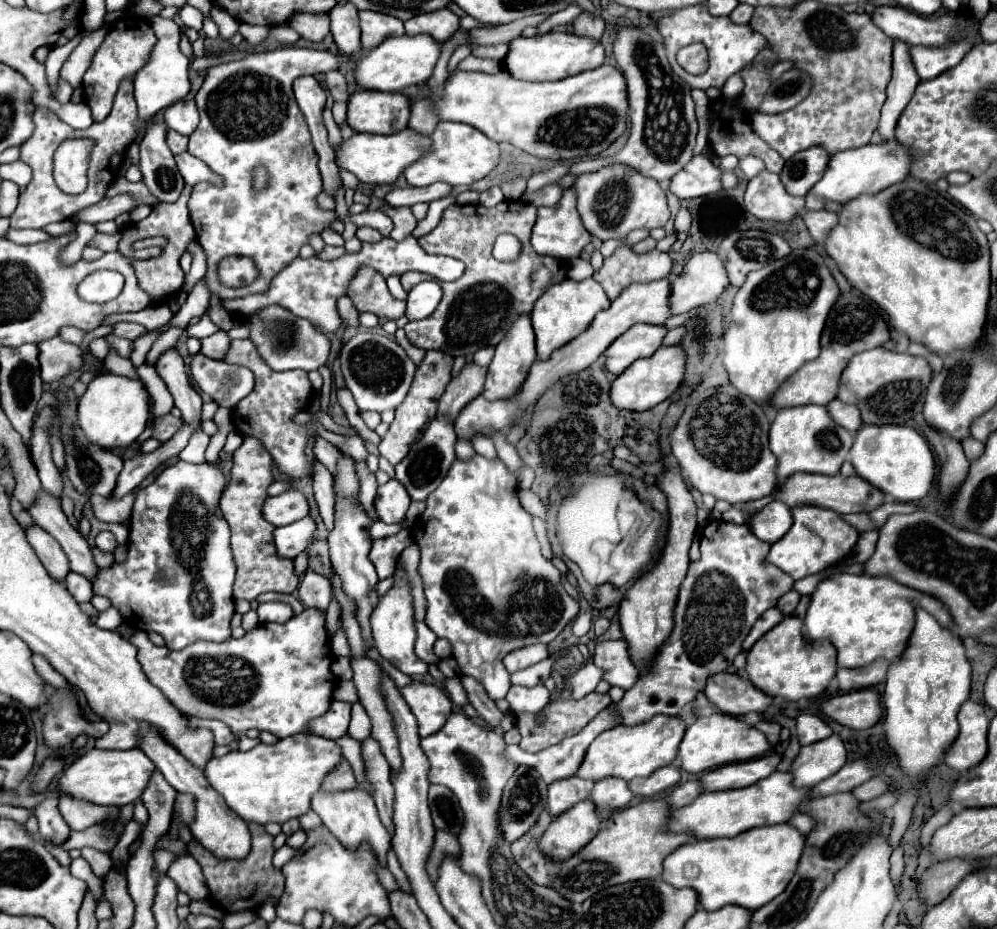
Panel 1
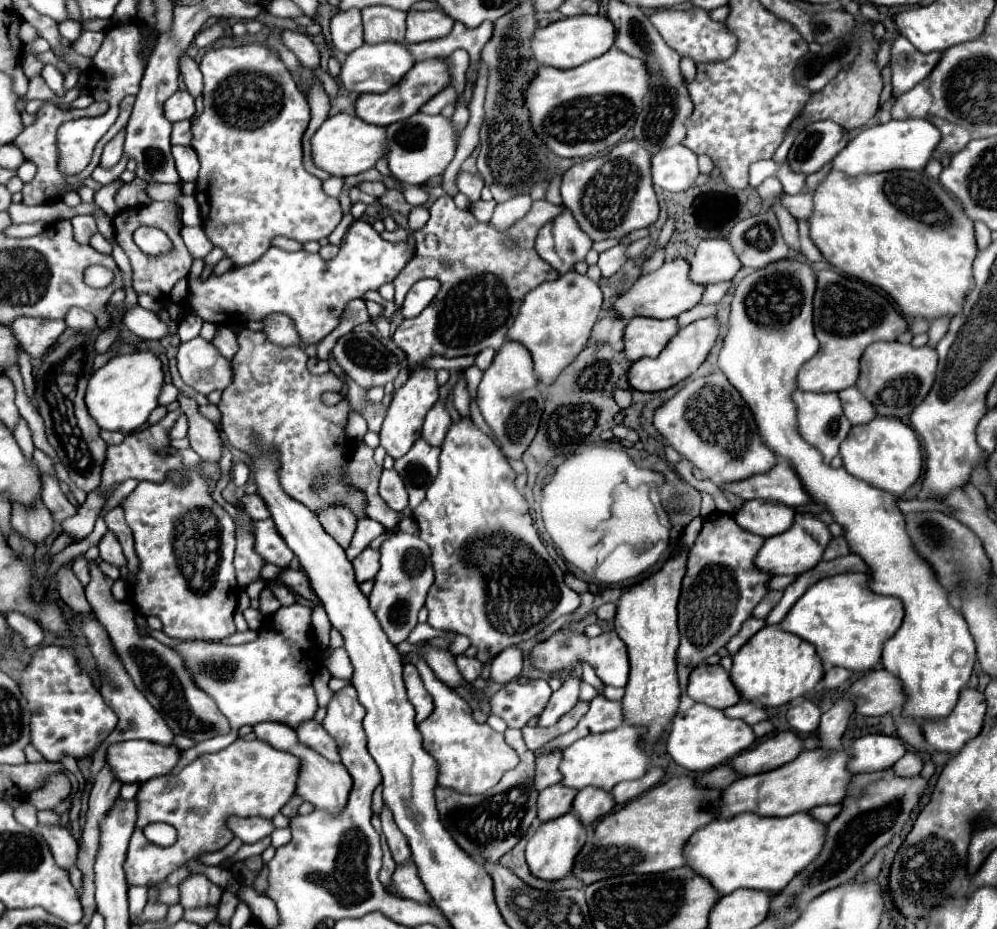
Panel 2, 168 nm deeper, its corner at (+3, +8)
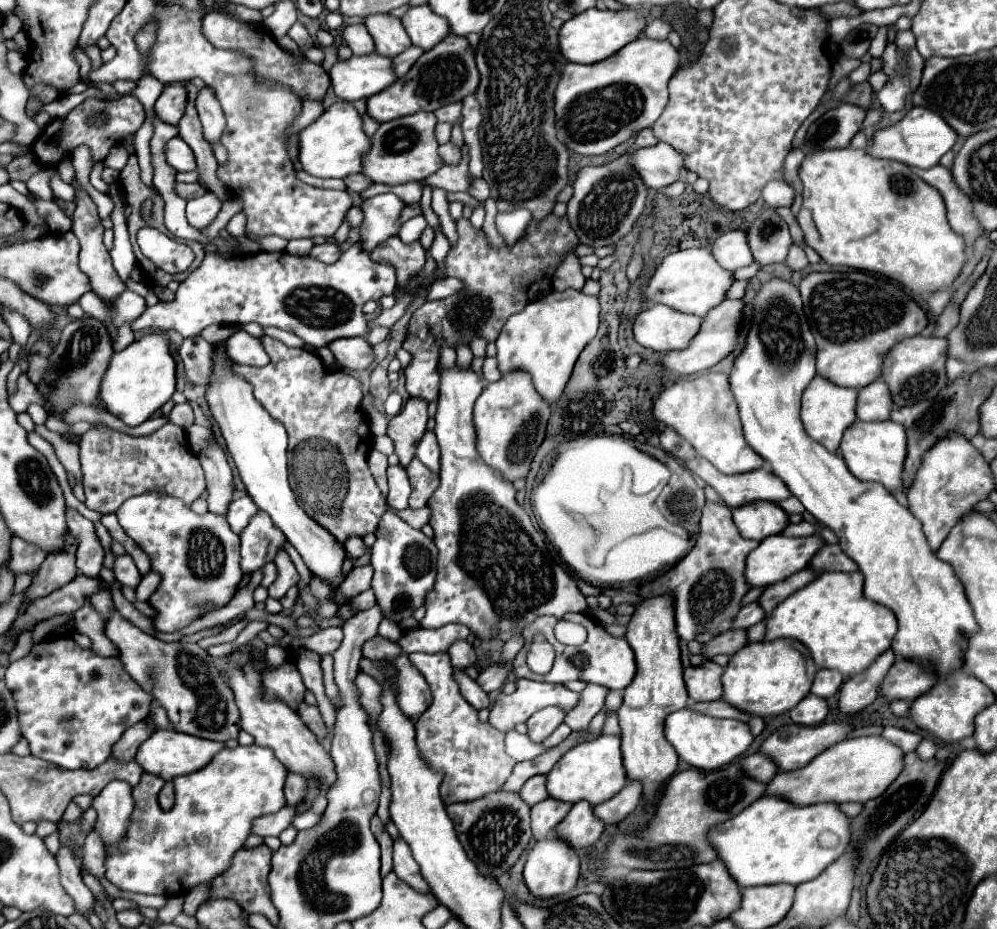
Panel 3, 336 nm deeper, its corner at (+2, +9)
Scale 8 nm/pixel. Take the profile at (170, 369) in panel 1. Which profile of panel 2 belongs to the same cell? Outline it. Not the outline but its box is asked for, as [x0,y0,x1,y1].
[178,394,224,464]

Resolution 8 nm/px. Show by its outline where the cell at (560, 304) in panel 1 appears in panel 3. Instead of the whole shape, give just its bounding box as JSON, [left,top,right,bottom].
[497,289,601,403]

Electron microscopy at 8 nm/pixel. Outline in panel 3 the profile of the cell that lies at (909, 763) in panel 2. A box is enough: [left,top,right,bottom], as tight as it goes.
[915,739,937,761]

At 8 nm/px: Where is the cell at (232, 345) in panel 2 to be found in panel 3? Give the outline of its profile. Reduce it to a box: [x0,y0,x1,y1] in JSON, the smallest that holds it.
[227,331,269,367]

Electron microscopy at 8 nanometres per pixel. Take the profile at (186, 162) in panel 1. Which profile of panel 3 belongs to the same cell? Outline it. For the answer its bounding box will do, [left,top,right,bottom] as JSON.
[165,137,197,171]

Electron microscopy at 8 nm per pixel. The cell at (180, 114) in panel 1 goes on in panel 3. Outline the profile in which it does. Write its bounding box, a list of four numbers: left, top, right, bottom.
[155,83,187,125]

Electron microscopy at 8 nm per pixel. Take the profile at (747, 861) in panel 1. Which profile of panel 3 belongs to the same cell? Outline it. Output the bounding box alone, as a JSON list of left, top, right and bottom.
[707,797,847,887]

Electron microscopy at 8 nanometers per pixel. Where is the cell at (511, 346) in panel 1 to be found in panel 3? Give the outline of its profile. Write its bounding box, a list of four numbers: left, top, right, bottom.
[473,369,551,481]

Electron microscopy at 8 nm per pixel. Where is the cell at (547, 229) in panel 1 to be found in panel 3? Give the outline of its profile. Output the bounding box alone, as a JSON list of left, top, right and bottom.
[553,249,585,291]

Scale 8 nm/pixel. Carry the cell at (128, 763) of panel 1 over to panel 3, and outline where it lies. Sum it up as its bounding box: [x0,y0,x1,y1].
[135,729,225,781]

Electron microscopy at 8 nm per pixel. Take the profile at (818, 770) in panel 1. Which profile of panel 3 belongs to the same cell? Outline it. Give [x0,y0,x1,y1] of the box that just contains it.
[839,651,895,715]

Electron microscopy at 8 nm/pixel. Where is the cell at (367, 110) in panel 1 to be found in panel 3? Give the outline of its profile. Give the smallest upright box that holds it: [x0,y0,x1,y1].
[367,35,479,123]

